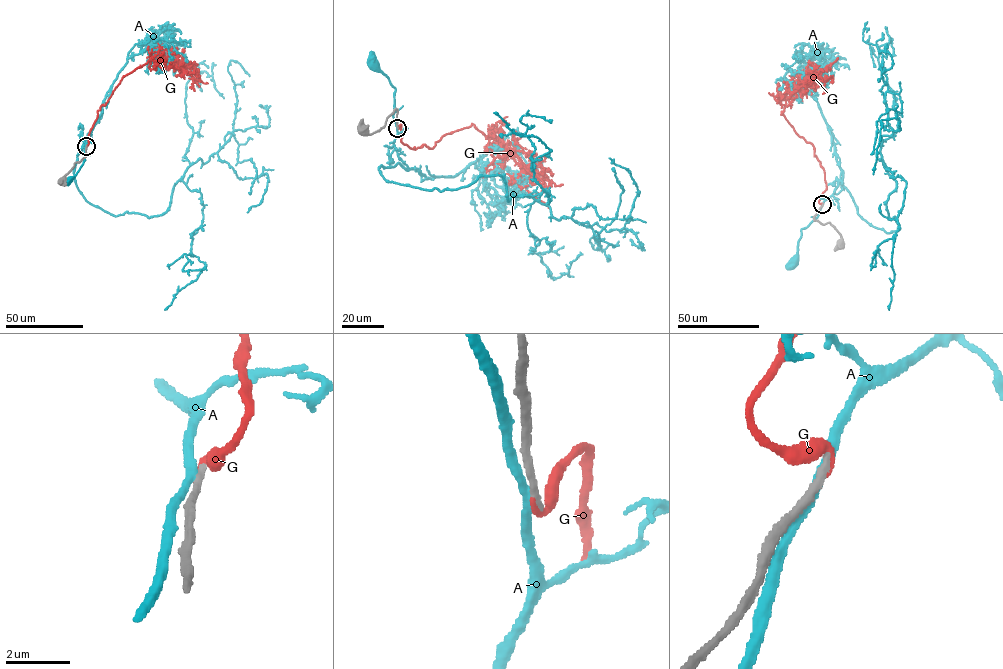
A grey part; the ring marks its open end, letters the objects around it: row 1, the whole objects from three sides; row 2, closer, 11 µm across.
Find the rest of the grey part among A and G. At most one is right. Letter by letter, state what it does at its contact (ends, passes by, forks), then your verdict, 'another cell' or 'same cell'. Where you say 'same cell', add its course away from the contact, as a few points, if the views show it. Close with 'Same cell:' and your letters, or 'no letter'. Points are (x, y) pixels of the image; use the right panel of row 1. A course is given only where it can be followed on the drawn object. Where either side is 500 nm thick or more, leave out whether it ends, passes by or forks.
A: it passes by; another cell
G: it ends; same cell; course (822, 204), (824, 171), (814, 147), (781, 113), (786, 99), (782, 98), (837, 58)
Same cell: G

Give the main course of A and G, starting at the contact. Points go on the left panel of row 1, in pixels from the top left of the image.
A: (86, 146), (82, 165), (69, 179)
G: (86, 146), (97, 111), (123, 77), (151, 59), (176, 61), (184, 68), (194, 69), (187, 63), (197, 64)

